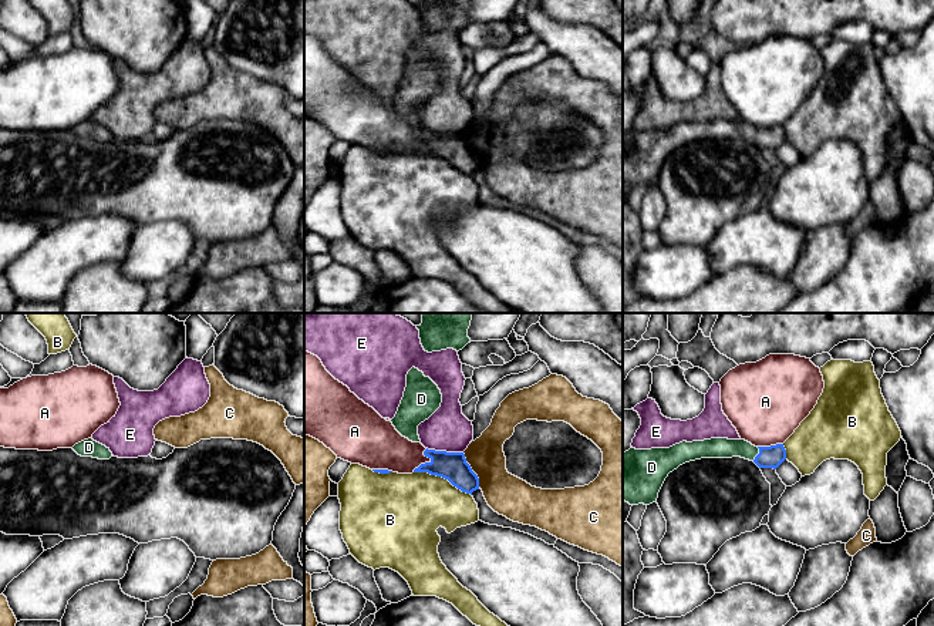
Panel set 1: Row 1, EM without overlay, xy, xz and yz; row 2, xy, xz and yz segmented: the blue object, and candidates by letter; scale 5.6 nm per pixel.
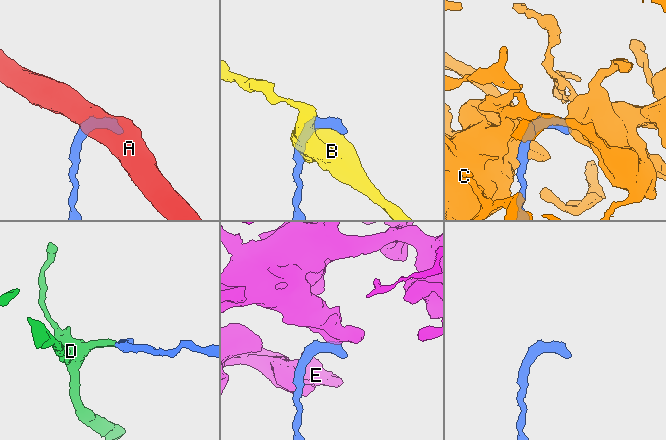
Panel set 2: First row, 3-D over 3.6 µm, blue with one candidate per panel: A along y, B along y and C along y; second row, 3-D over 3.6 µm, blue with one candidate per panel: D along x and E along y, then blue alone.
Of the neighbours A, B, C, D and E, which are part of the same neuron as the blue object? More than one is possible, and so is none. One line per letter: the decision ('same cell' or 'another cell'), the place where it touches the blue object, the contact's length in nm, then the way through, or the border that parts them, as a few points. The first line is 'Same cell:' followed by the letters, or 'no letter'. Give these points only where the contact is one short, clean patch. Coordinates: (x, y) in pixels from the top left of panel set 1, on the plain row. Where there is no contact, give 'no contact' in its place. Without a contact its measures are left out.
Same cell: D
A: another cell; meets blue in xz at (427, 144); contact 160 nm long
B: another cell; meets blue in xz at (442, 158); contact 360 nm long
C: another cell; meets blue in xz at (471, 151); contact 220 nm long
D: same cell; meets blue in yz at (758, 135); contact 90 nm long; runs through yz (769, 138), (758, 135), (742, 130), (715, 128)
E: another cell; meets blue in xz at (445, 133); contact 220 nm long; border along xz (427, 128), (435, 133), (462, 134)

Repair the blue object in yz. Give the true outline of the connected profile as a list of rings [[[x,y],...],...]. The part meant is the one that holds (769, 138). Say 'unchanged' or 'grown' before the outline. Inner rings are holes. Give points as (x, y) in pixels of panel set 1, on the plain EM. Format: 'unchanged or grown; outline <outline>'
grown; outline [[[711,120],[682,122],[670,129],[635,131],[623,135],[623,182],[630,186],[650,186],[670,154],[680,147],[701,139],[741,138],[759,149],[776,151],[786,141],[783,125],[755,128],[745,121]]]

